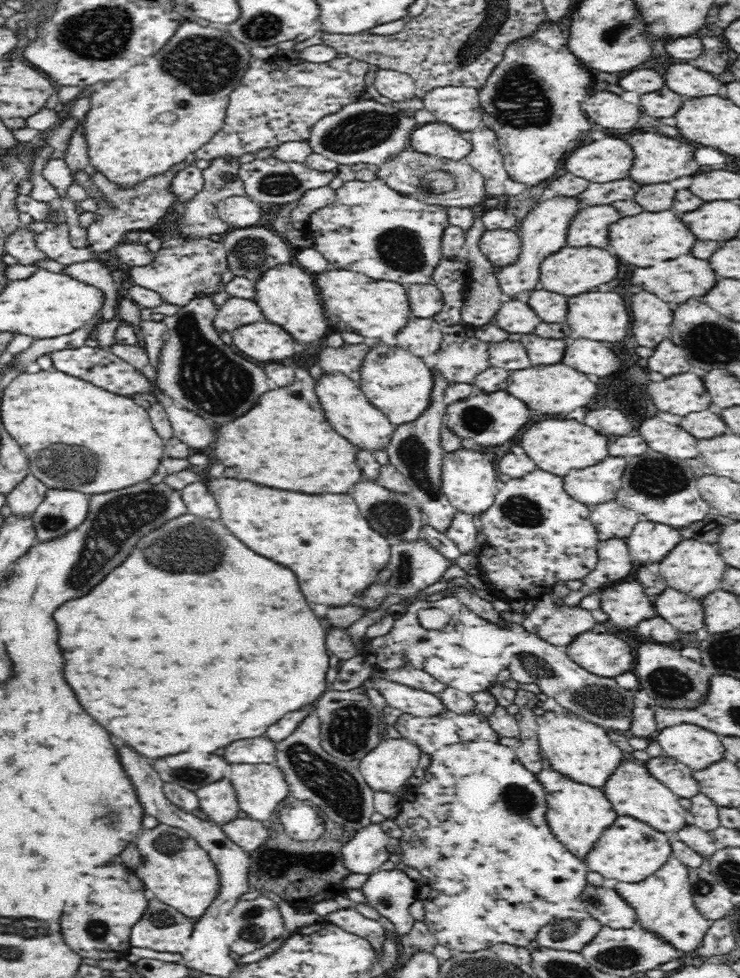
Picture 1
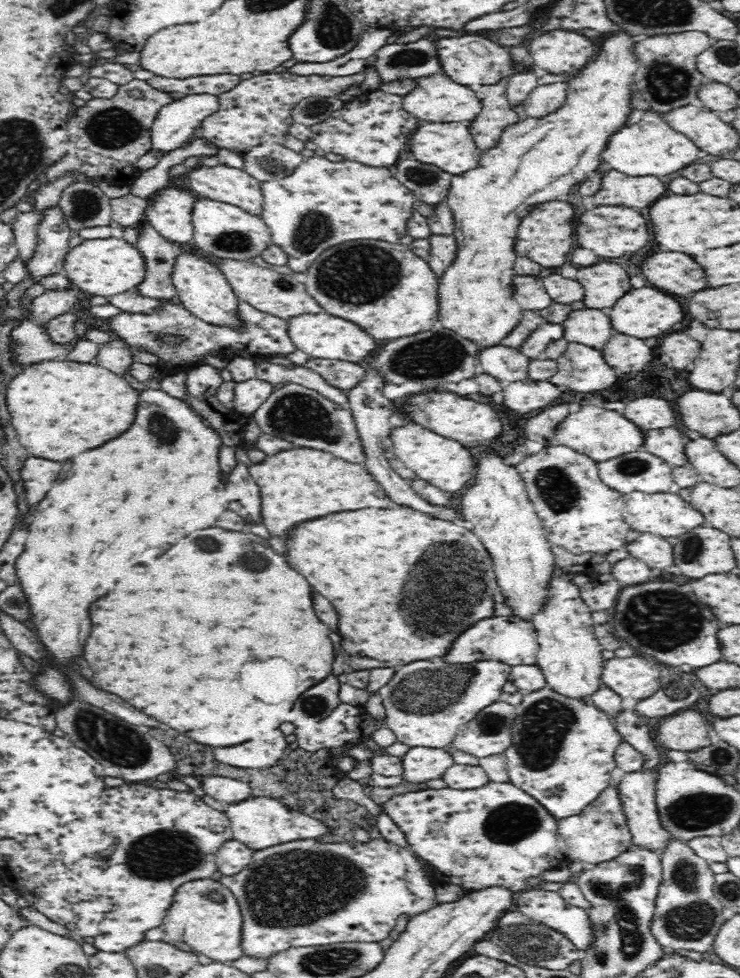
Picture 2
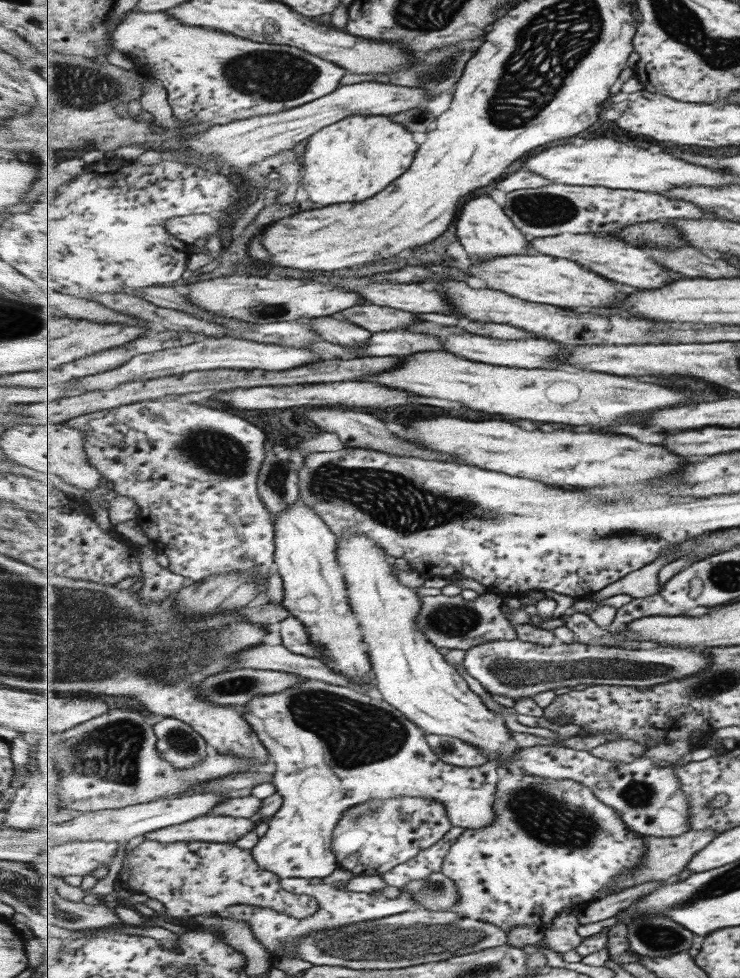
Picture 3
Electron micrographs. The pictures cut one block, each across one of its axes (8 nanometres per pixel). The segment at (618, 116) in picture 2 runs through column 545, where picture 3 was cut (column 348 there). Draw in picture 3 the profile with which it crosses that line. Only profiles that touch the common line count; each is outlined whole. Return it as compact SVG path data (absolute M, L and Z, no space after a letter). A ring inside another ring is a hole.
M355 114L355 116L345 118L345 120L336 122L331 126L326 126L319 133L308 138L303 155L303 166L306 174L302 179L301 186L316 207L343 203L365 203L411 169L419 149L420 145L415 142L415 136L412 132L409 132L403 124L395 122L389 115Z

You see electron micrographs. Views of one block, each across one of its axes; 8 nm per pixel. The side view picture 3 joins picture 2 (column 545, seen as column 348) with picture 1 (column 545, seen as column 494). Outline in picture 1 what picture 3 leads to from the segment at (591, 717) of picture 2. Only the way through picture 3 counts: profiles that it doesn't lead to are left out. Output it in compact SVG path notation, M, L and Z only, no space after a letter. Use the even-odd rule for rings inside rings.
M548 760L543 761L542 770L536 773L535 777L543 792L546 825L570 852L578 855L585 862L585 854L590 850L593 842L598 840L600 833L610 827L618 816L613 804L602 789L578 782L560 773Z

